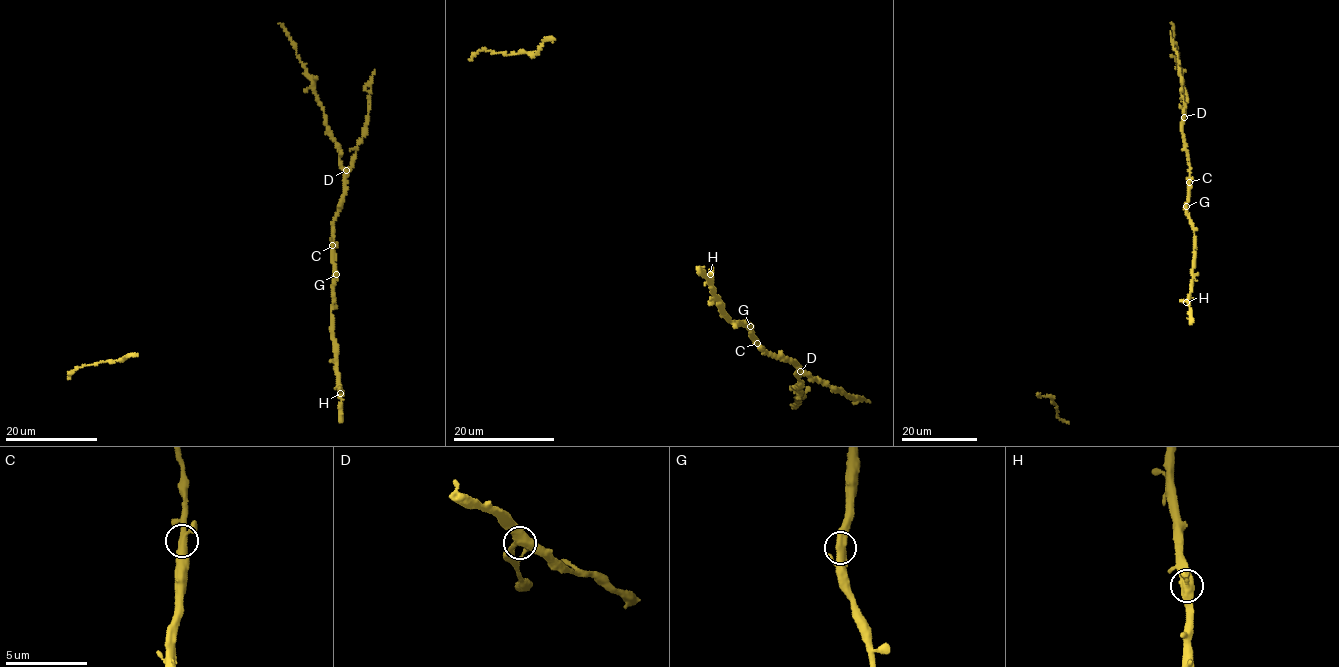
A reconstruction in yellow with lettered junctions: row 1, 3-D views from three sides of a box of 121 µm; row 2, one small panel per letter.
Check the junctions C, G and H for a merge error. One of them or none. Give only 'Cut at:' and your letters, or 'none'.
Cut at: none

